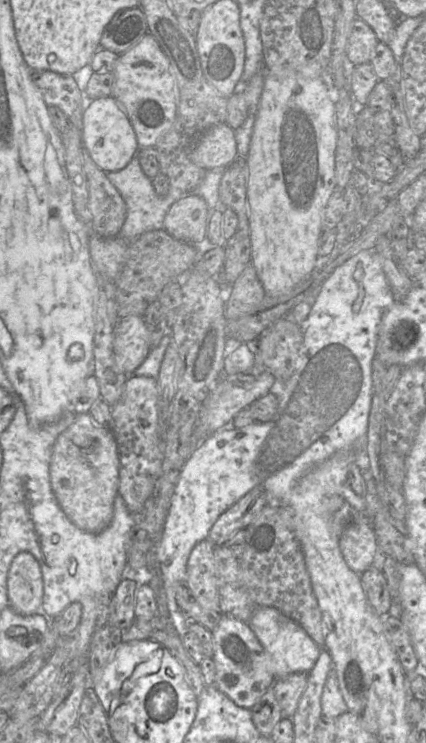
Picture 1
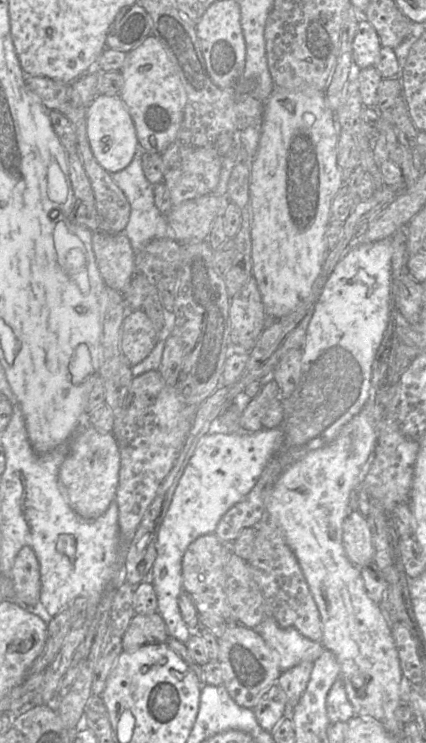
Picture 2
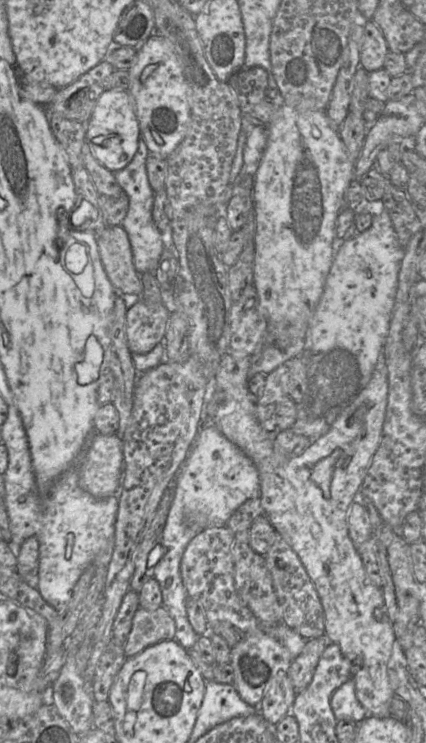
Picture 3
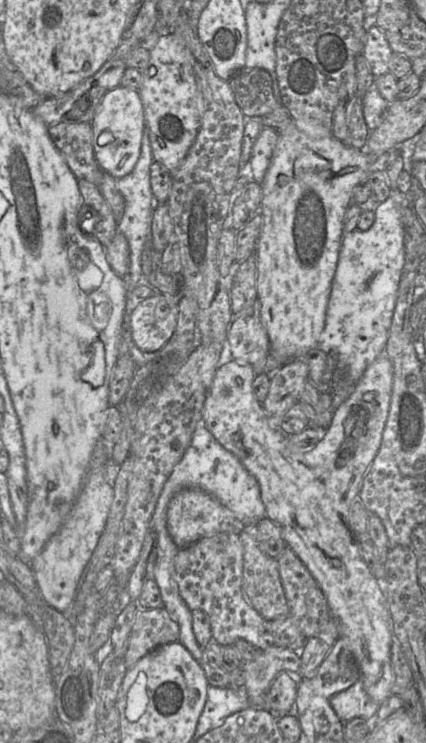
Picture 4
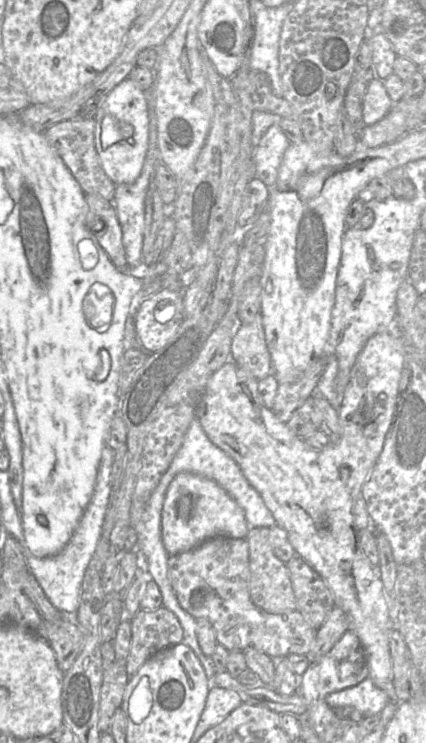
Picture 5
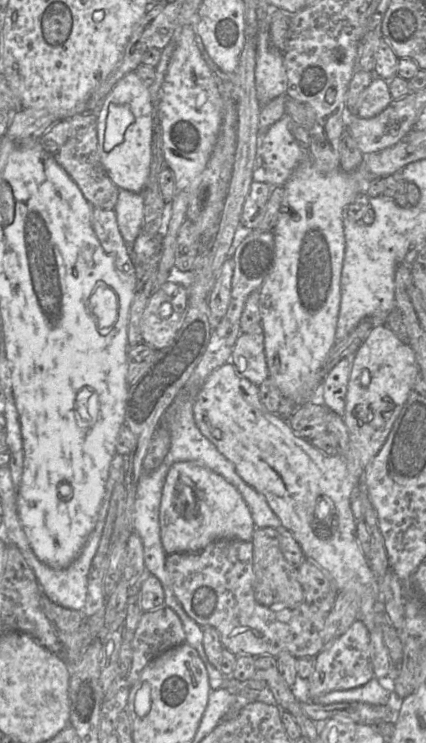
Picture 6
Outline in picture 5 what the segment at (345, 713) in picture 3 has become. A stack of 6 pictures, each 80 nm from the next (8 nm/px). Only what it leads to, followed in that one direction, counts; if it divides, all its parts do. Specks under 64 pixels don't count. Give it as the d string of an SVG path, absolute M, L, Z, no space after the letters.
M369 677L355 686L326 696L326 702L331 708L351 707L363 717L378 715L392 700L391 685L380 688Z

